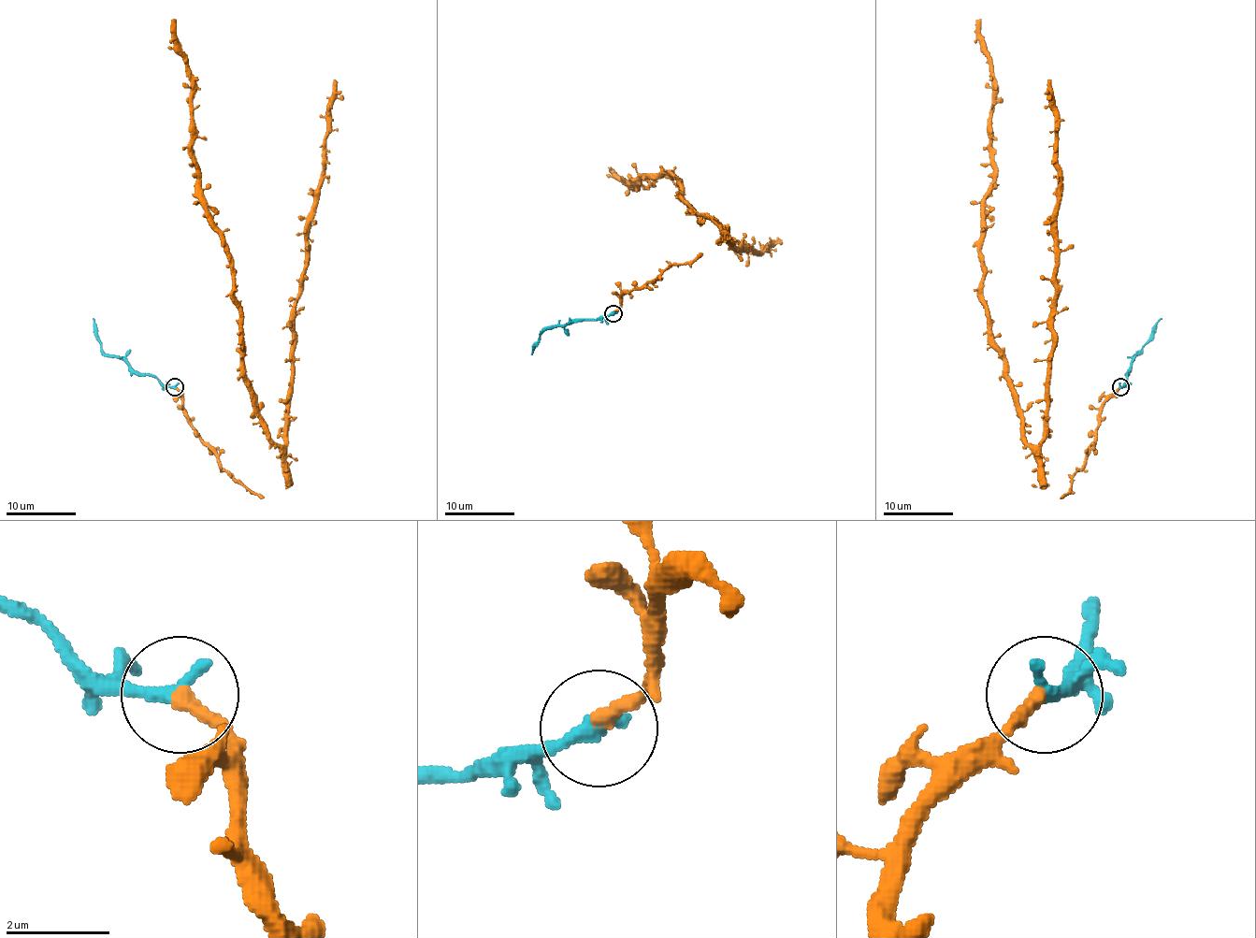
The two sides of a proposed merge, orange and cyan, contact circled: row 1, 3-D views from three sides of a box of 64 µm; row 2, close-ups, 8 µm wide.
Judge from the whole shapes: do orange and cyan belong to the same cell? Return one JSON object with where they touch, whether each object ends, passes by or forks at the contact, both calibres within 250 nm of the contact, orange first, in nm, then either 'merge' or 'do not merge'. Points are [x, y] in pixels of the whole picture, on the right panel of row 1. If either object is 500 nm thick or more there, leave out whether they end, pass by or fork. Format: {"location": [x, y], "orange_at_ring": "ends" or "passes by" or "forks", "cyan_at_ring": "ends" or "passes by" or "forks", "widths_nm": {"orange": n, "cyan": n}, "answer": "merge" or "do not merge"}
{"location": [1120, 387], "orange_at_ring": "ends", "cyan_at_ring": "ends", "widths_nm": {"orange": 280, "cyan": 320}, "answer": "merge"}

